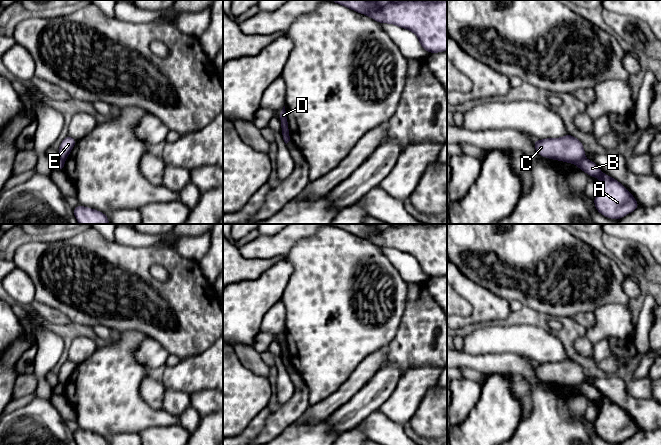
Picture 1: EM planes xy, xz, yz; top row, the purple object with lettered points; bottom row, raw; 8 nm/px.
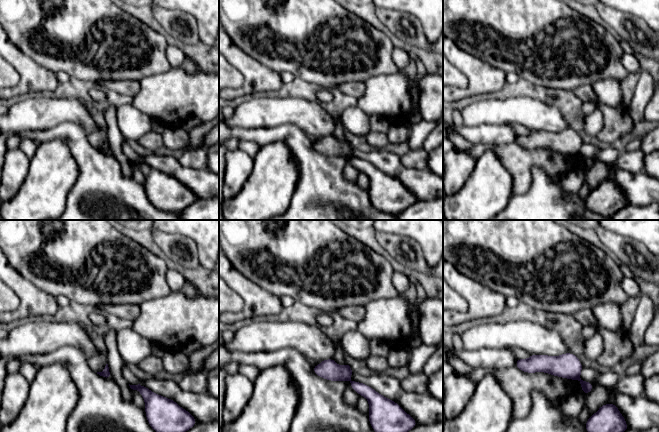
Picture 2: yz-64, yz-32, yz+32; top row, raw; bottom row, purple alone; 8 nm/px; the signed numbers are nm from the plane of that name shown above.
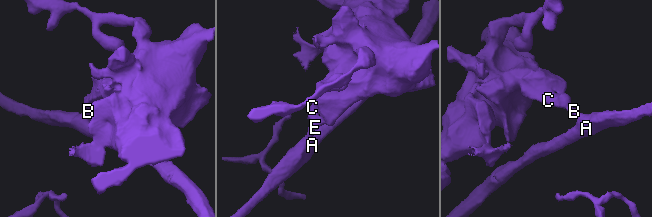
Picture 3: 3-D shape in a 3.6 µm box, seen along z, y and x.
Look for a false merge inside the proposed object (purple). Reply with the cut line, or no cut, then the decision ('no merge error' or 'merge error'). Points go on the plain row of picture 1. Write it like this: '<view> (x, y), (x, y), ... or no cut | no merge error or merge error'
yz (584, 380), (576, 388) | merge error

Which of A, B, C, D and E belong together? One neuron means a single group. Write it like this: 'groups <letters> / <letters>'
groups A B / C D E

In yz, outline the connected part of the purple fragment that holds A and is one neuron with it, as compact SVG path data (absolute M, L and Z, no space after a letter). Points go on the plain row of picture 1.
M584 381L576 390L589 401L597 401L600 404L594 429L601 439L620 444L639 431L630 415L616 403L604 398L596 387Z

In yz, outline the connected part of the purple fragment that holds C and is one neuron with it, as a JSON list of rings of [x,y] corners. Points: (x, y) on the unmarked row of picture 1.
[[[569,358],[560,362],[536,363],[534,372],[542,381],[571,388],[577,388],[585,381],[582,366]]]

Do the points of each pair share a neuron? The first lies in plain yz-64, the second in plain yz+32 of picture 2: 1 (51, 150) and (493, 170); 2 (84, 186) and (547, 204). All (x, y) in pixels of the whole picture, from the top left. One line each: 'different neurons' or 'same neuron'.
1: same neuron
2: same neuron

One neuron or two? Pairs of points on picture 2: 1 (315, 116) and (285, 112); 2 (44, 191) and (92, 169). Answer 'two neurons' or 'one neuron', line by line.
1: one neuron
2: two neurons

